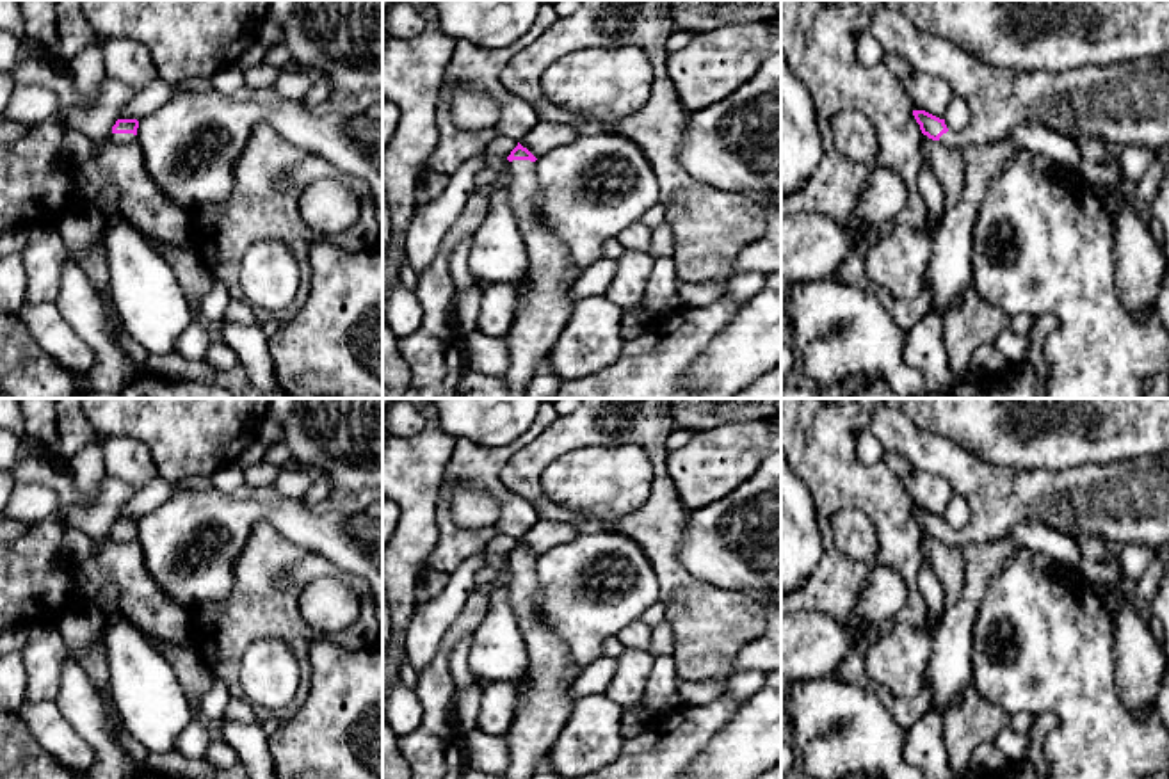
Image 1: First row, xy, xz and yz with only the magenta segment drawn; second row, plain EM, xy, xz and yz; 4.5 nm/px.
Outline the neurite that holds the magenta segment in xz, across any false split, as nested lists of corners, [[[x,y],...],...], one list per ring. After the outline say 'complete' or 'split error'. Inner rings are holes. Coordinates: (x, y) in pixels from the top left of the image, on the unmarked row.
[[[520,541],[507,555],[512,573],[509,599],[528,655],[528,674],[516,687],[516,713],[504,735],[509,765],[504,779],[532,779],[546,765],[559,731],[573,711],[569,649],[553,631],[536,603],[536,555]]] | split error

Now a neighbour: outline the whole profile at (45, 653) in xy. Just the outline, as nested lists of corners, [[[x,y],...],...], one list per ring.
[[[34,622],[28,640],[21,651],[27,672],[27,703],[53,701],[60,690],[62,667],[69,649],[59,631],[57,622]]]

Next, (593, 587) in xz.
[[[619,532],[580,534],[536,558],[536,603],[546,624],[566,642],[576,678],[603,655],[603,644],[641,619],[658,599],[658,578],[641,546]]]

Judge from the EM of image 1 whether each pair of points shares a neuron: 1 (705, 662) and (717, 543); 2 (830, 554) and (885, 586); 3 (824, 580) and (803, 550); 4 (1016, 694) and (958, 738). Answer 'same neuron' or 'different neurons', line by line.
1: different neurons
2: different neurons
3: different neurons
4: different neurons

